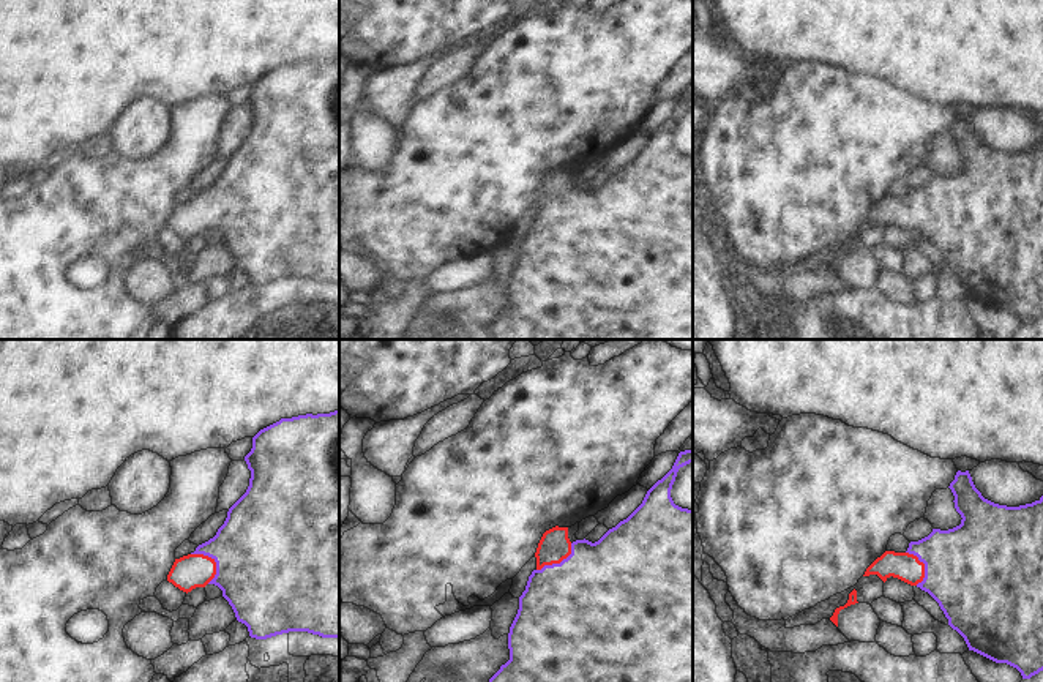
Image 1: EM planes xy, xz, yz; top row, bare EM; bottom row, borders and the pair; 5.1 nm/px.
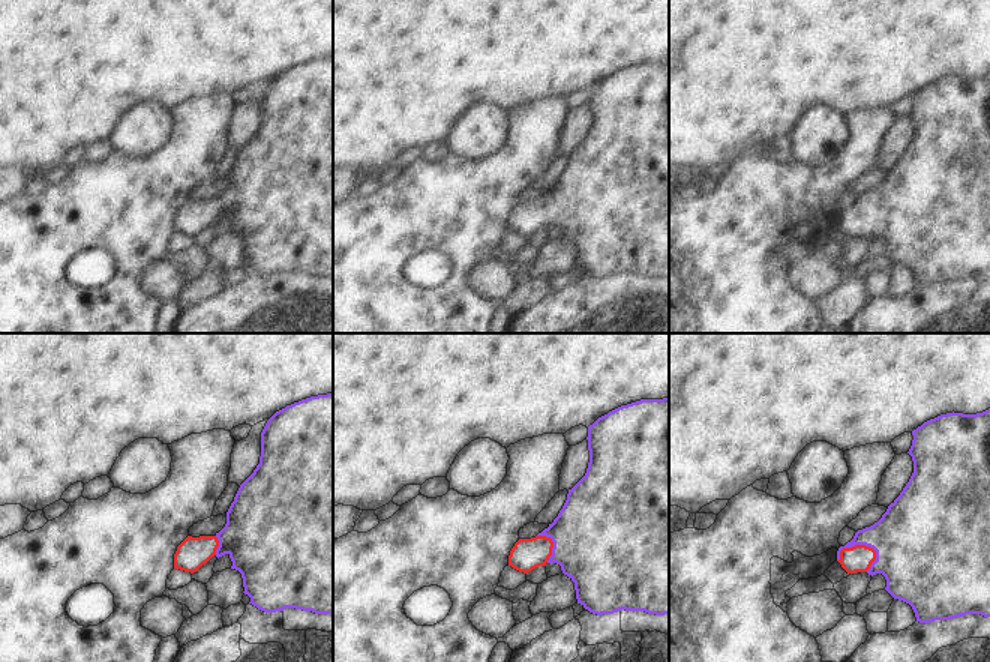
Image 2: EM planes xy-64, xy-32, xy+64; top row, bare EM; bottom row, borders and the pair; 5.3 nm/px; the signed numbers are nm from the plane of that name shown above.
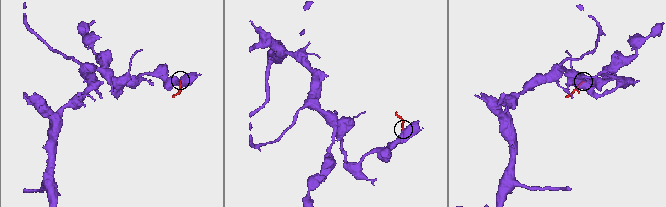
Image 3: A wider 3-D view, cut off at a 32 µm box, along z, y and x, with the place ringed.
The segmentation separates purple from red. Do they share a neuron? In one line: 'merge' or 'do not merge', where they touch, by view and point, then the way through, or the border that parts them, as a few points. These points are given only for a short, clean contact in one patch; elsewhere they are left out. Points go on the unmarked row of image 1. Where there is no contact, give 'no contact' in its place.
merge | xy (215, 207) | across xy (264, 202), (215, 207), (194, 217)

